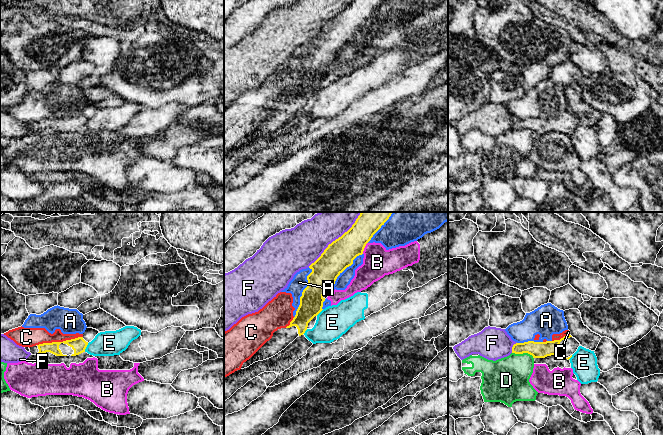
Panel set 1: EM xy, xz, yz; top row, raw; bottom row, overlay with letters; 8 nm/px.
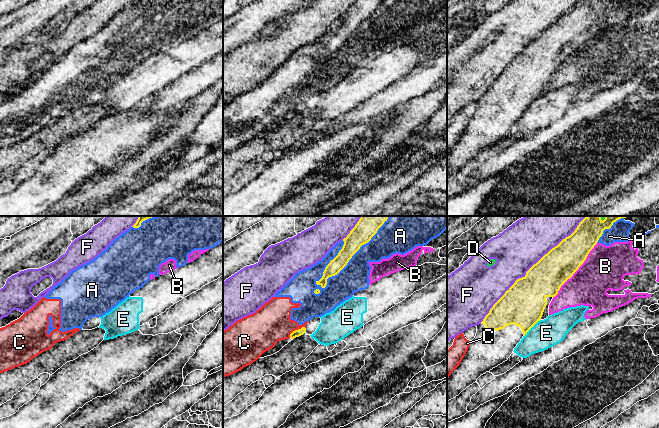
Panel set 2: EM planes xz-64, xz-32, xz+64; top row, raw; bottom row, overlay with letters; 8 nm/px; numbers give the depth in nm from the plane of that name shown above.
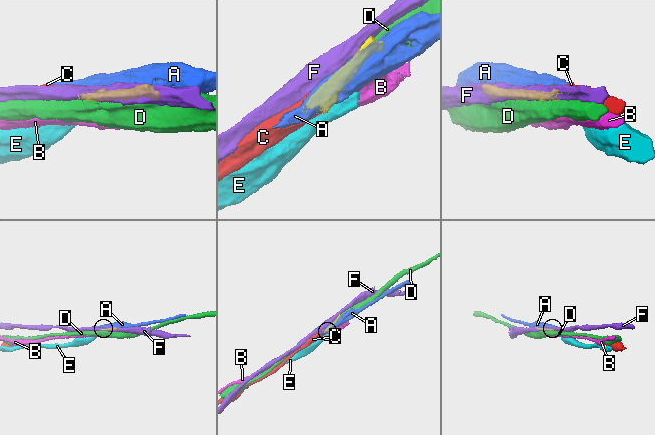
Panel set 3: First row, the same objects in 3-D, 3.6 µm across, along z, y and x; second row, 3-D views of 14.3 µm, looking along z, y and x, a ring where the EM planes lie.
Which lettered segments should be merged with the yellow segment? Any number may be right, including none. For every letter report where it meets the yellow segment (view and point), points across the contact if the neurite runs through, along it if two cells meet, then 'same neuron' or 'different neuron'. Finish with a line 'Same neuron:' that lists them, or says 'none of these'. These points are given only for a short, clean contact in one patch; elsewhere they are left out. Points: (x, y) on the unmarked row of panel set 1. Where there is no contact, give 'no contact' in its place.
A: xz (302, 68) | different neuron
B: xz (364, 23) | different neuron
C: xy (59, 118) | different neuron
D: yz (523, 128) | different neuron
E: xy (86, 122) | along xy (88, 119), (84, 127) | different neuron
F: xz (329, 20) | different neuron
Same neuron: none of these

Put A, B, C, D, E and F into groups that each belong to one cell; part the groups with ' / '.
A C / B / D / E / F

